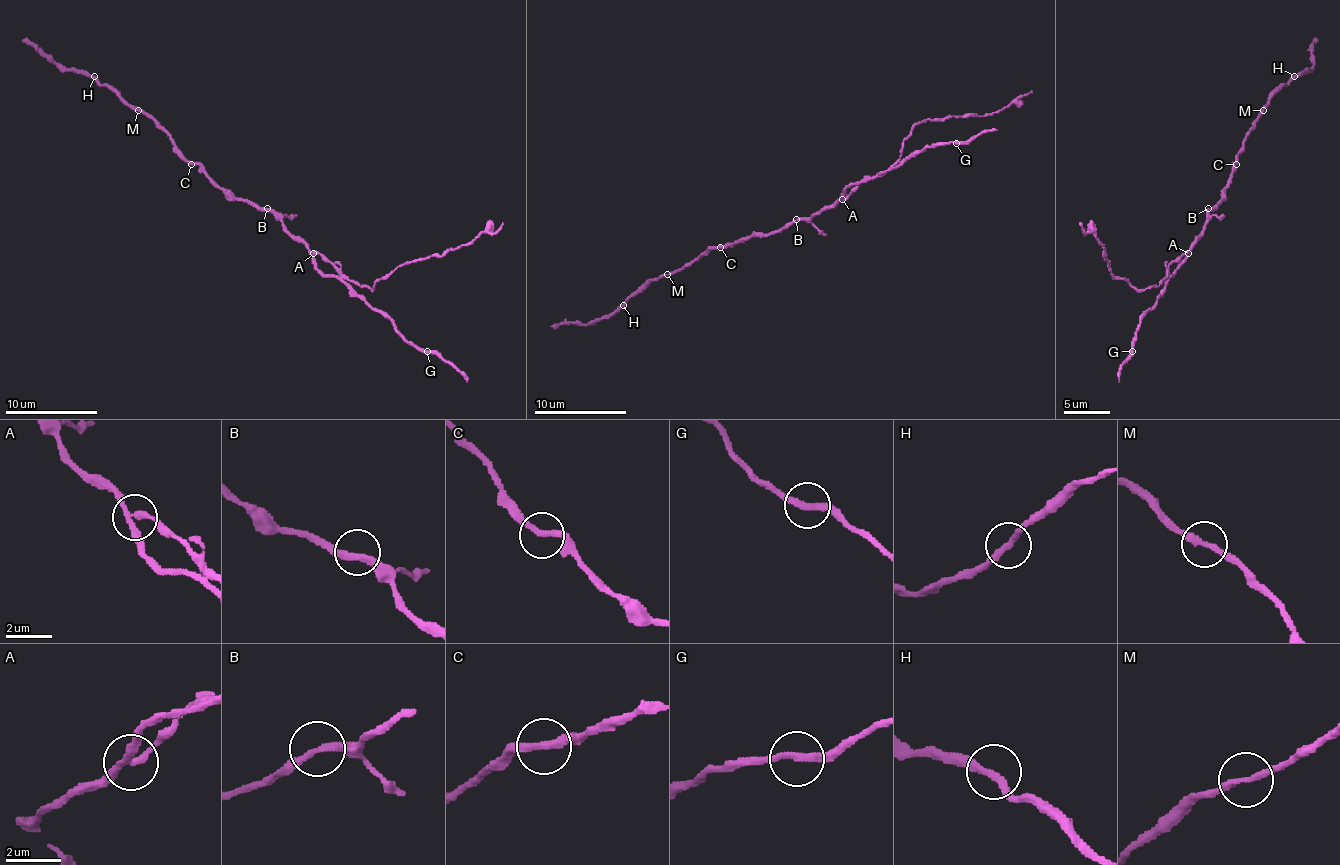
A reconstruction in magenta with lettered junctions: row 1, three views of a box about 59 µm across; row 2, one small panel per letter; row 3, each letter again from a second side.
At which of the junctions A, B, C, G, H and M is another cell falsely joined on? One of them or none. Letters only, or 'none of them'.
A

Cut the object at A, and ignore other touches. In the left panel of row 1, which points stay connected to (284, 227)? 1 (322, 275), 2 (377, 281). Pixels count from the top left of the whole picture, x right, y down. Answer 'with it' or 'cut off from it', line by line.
1: with it
2: cut off from it

